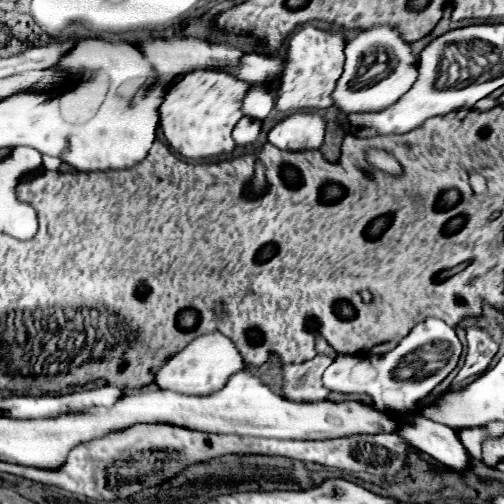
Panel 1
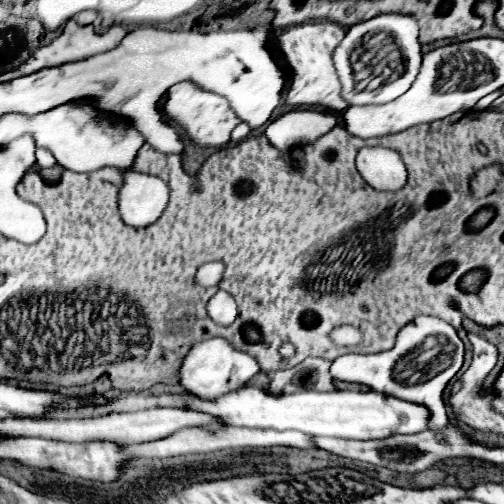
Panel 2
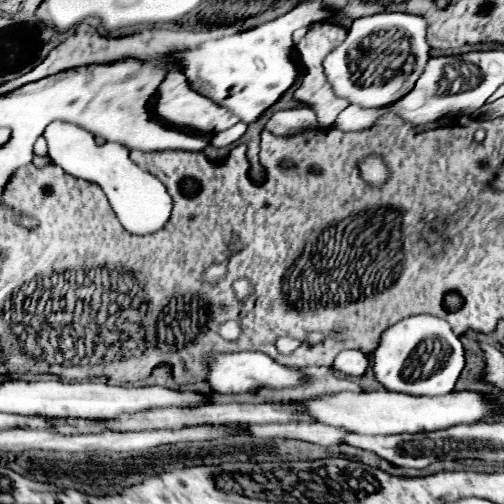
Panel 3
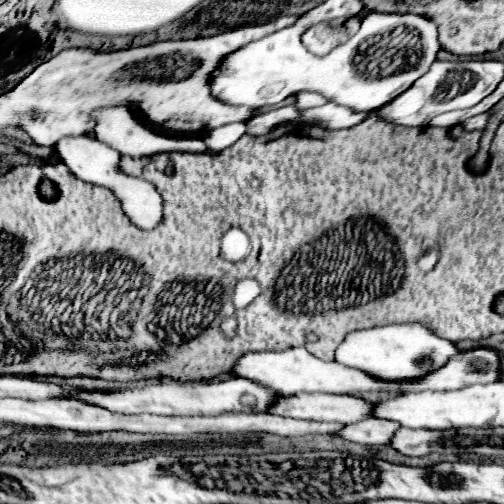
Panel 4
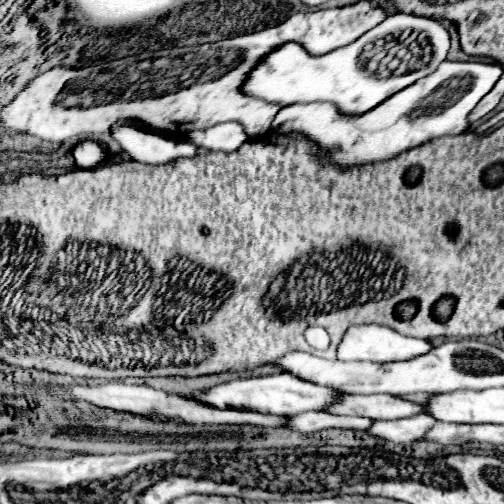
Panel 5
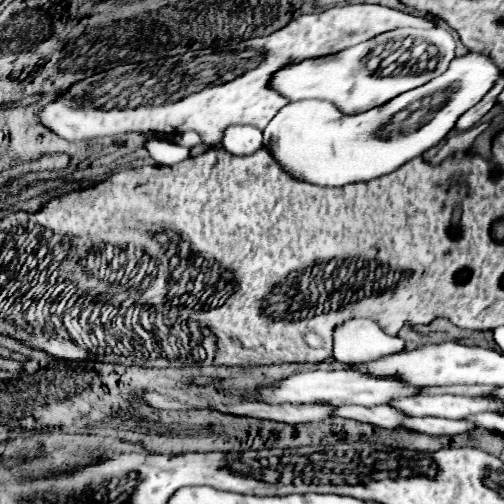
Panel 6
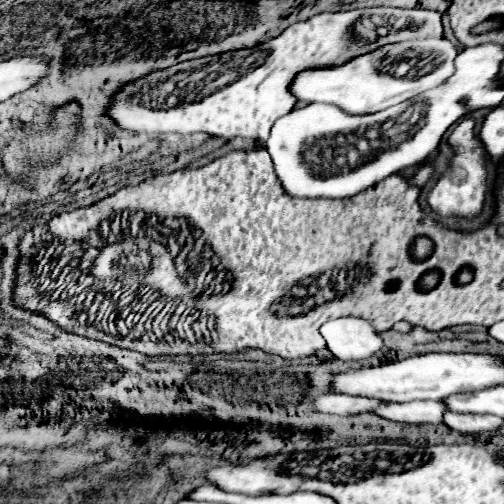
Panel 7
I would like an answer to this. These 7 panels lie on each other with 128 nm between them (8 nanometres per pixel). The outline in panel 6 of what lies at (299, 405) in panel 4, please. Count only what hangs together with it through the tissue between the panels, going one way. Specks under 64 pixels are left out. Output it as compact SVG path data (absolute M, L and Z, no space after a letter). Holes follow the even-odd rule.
M410 396L392 402L394 408L410 416L440 416L440 418L468 418L478 412L500 410L500 400L492 396Z

